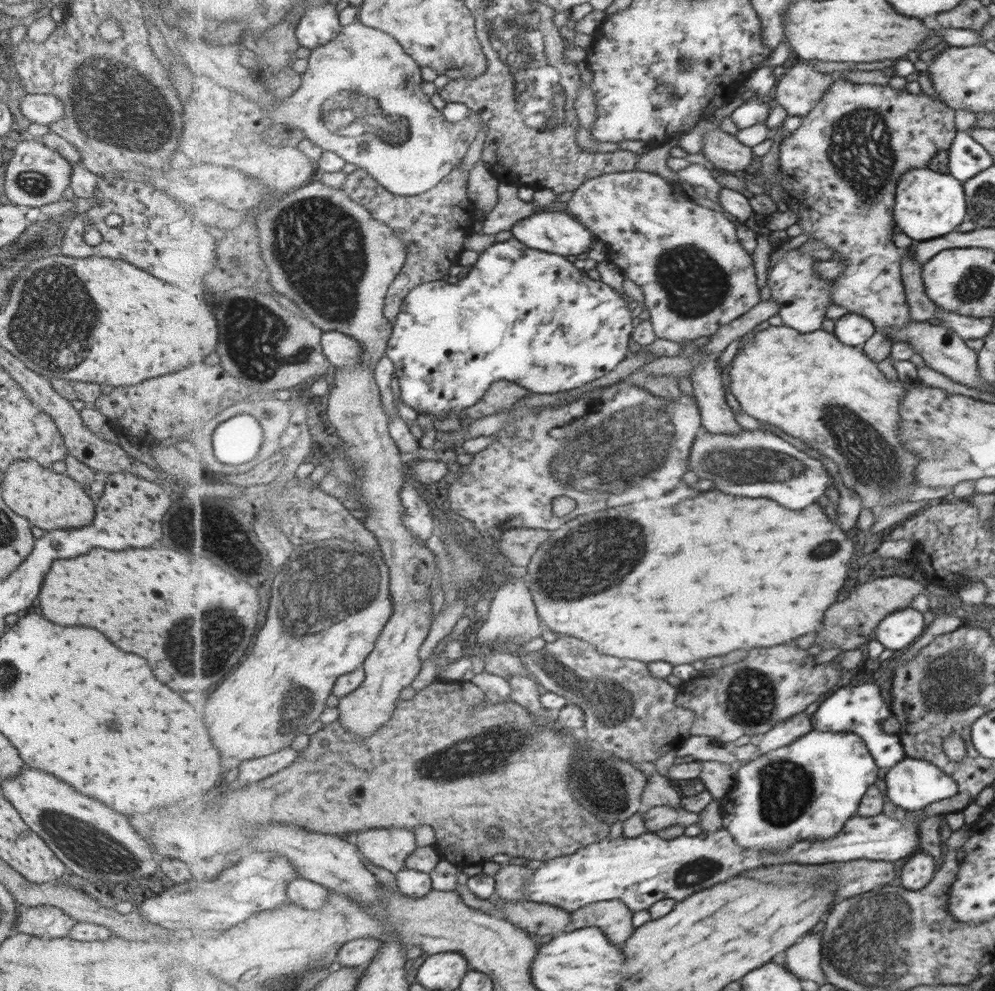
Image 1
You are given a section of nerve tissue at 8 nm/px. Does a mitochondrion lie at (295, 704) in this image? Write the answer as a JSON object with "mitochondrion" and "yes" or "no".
{"mitochondrion":"yes"}

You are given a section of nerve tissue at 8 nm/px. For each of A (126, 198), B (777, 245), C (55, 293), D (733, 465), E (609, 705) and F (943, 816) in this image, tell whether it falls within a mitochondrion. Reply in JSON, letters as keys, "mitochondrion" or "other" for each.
{"A":"other","B":"other","C":"mitochondrion","D":"mitochondrion","E":"mitochondrion","F":"other"}

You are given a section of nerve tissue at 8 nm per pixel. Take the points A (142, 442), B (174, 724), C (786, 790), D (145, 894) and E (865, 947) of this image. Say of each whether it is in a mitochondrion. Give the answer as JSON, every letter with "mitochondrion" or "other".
{"A":"other","B":"other","C":"mitochondrion","D":"other","E":"mitochondrion"}

